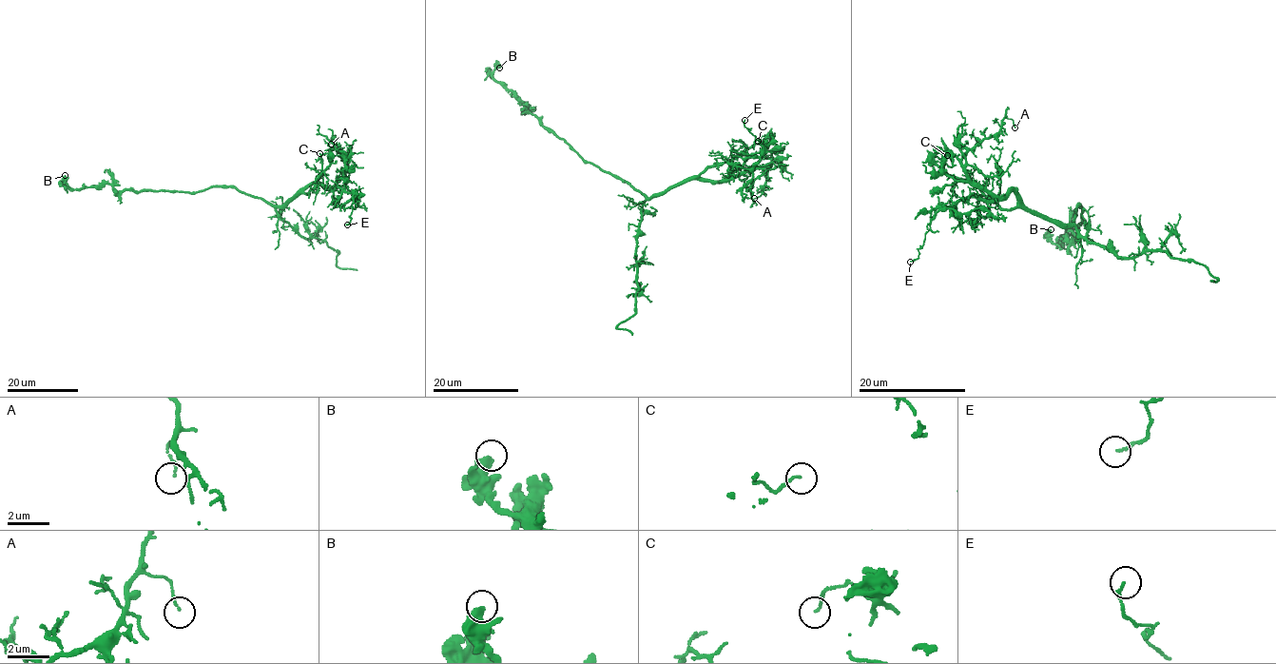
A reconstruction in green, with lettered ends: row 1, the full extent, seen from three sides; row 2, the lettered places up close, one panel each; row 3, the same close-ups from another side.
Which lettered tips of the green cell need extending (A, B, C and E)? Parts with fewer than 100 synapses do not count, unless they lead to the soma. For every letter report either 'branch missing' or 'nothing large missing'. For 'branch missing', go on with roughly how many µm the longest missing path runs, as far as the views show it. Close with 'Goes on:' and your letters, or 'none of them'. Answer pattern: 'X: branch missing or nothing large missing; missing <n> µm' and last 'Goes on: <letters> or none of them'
A: nothing large missing
B: nothing large missing
C: nothing large missing
E: nothing large missing
Goes on: none of them

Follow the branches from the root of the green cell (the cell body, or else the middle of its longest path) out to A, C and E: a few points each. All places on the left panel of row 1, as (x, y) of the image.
A: (251, 196), (283, 205), (315, 184), (336, 186), (344, 164), (332, 136), (331, 144)
C: (251, 196), (275, 205), (287, 205), (299, 194), (308, 194), (329, 165), (330, 155), (319, 153)
E: (251, 196), (275, 205), (283, 205), (315, 184), (320, 183), (331, 190), (338, 186), (356, 195), (347, 224)

